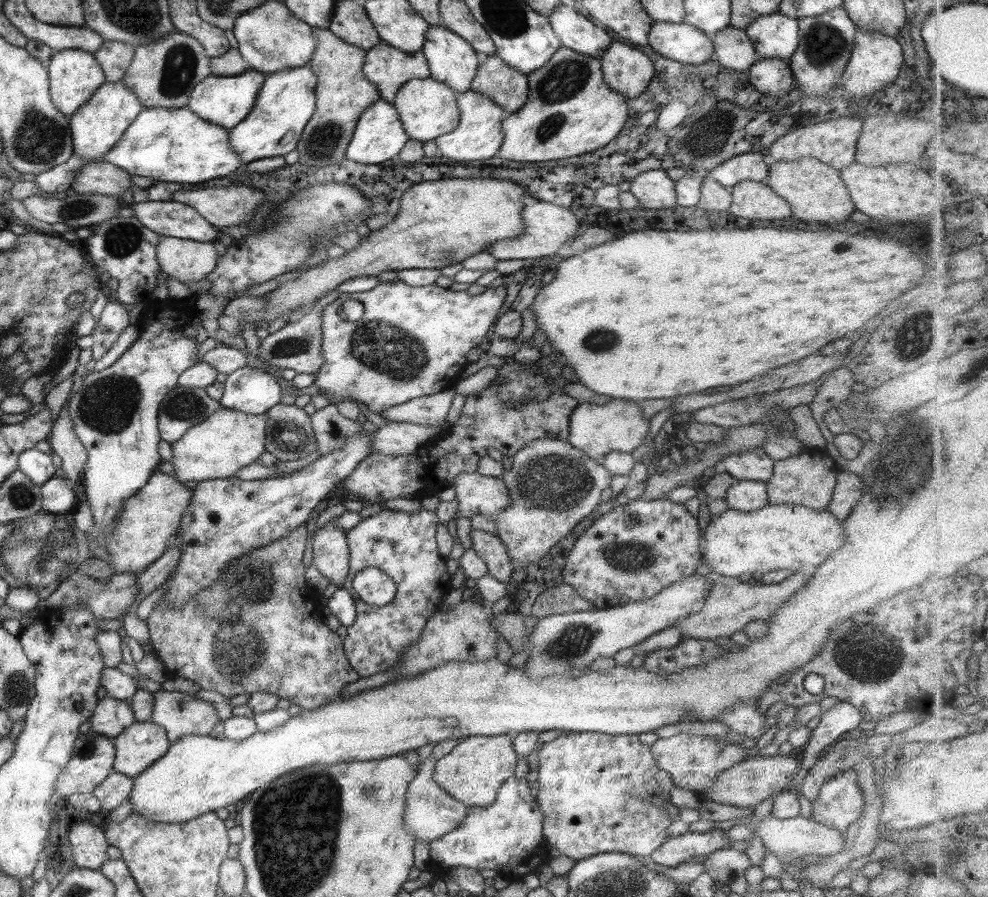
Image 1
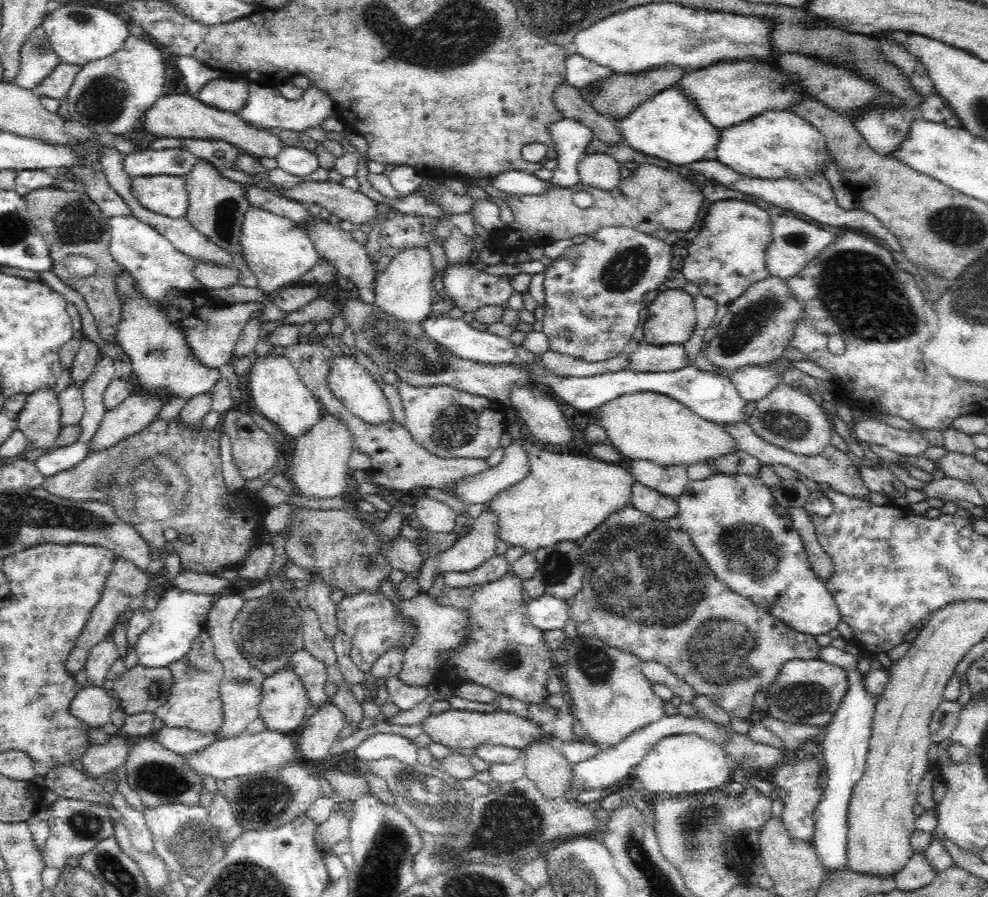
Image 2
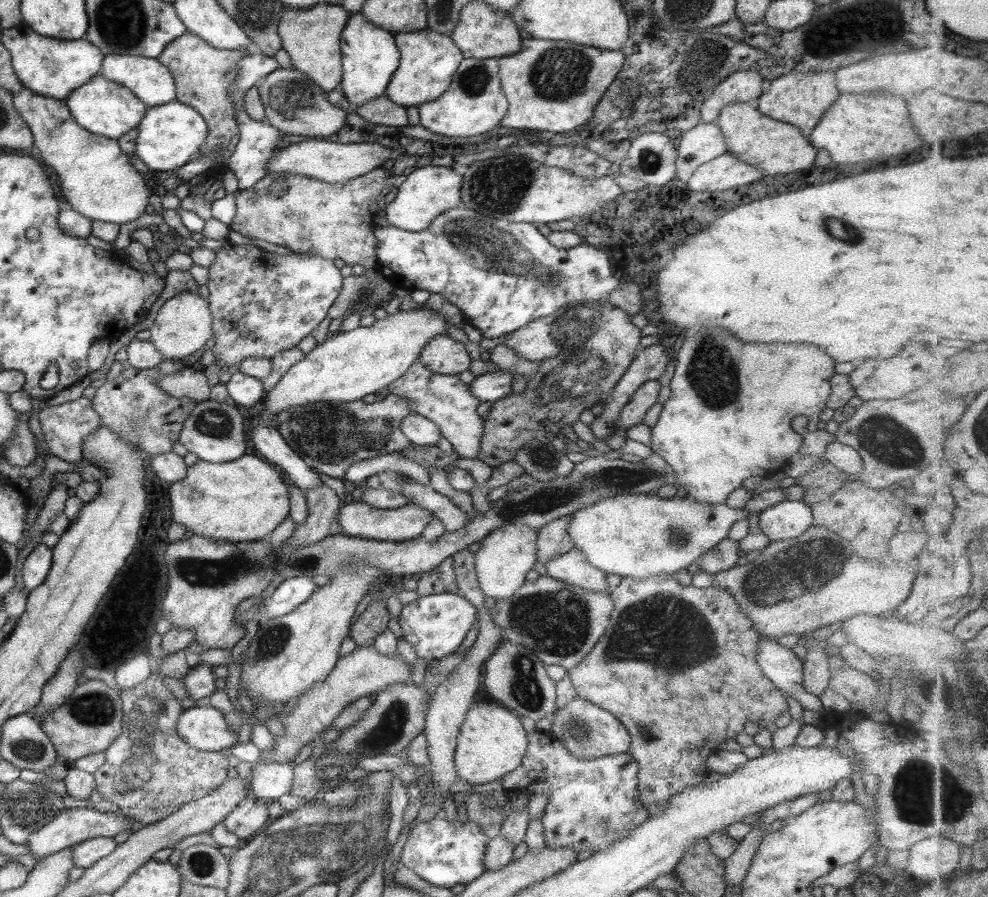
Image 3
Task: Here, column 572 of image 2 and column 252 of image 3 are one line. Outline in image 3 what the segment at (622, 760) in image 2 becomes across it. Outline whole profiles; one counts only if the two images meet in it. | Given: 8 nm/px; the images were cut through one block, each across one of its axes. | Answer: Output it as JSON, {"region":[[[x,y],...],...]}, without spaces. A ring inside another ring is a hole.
{"region":[[[259,761],[250,768],[249,795],[256,799],[275,800],[277,796],[286,794],[291,786],[293,763],[275,761]]]}

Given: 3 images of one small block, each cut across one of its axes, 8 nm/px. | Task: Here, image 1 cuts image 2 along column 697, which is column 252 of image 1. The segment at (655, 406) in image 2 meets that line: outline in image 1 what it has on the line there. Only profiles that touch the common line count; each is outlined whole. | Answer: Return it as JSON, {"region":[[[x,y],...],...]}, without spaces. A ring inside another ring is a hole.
{"region":[[[219,407],[203,422],[189,428],[180,440],[171,443],[175,479],[179,483],[188,481],[227,479],[244,466],[256,463],[264,452],[265,413],[247,415],[225,407]]]}

